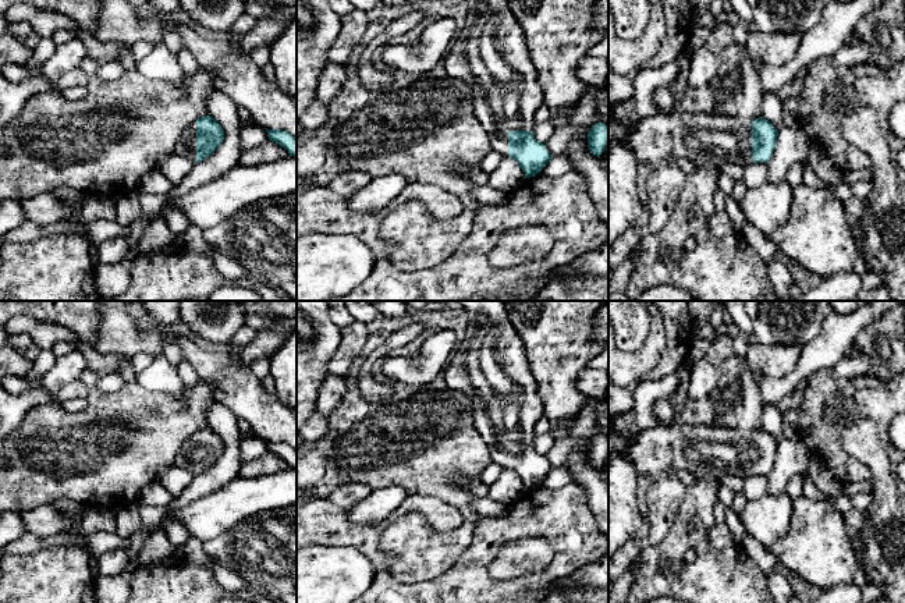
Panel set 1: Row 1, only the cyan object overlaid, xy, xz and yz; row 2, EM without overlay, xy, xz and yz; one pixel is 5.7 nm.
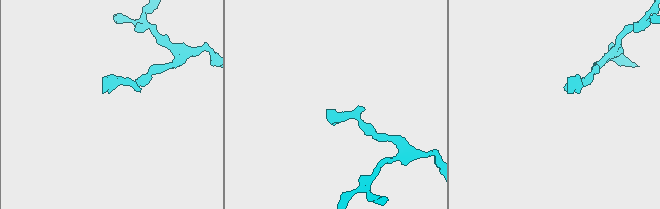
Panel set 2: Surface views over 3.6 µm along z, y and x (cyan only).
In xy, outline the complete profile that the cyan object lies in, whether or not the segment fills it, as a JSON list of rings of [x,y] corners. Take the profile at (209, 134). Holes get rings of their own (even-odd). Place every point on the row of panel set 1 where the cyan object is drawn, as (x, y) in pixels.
[[[209,114],[191,123],[178,139],[174,153],[195,164],[209,157],[223,142],[221,125]]]

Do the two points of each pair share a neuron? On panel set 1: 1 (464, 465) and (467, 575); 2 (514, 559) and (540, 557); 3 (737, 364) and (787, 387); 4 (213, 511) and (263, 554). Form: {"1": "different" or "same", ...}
{"1": "different", "2": "same", "3": "different", "4": "different"}

